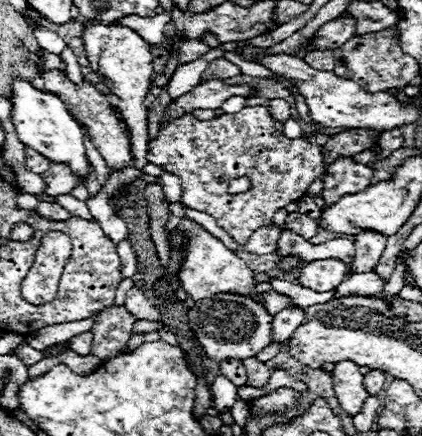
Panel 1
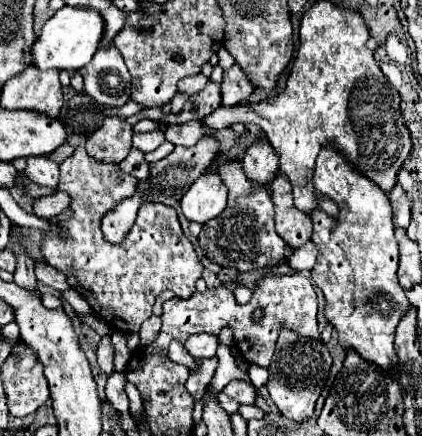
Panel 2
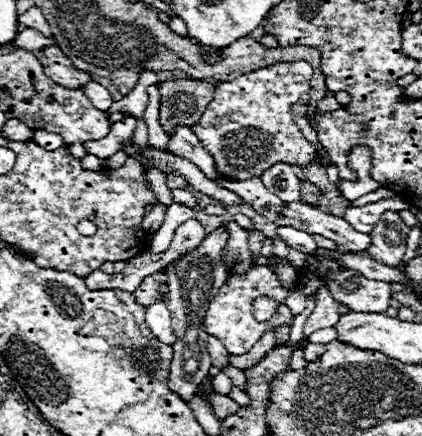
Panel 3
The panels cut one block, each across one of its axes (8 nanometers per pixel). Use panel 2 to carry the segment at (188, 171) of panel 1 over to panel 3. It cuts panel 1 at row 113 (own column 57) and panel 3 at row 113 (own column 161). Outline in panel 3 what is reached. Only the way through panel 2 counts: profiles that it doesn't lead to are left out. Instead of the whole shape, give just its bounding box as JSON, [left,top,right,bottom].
[190,60,314,180]

